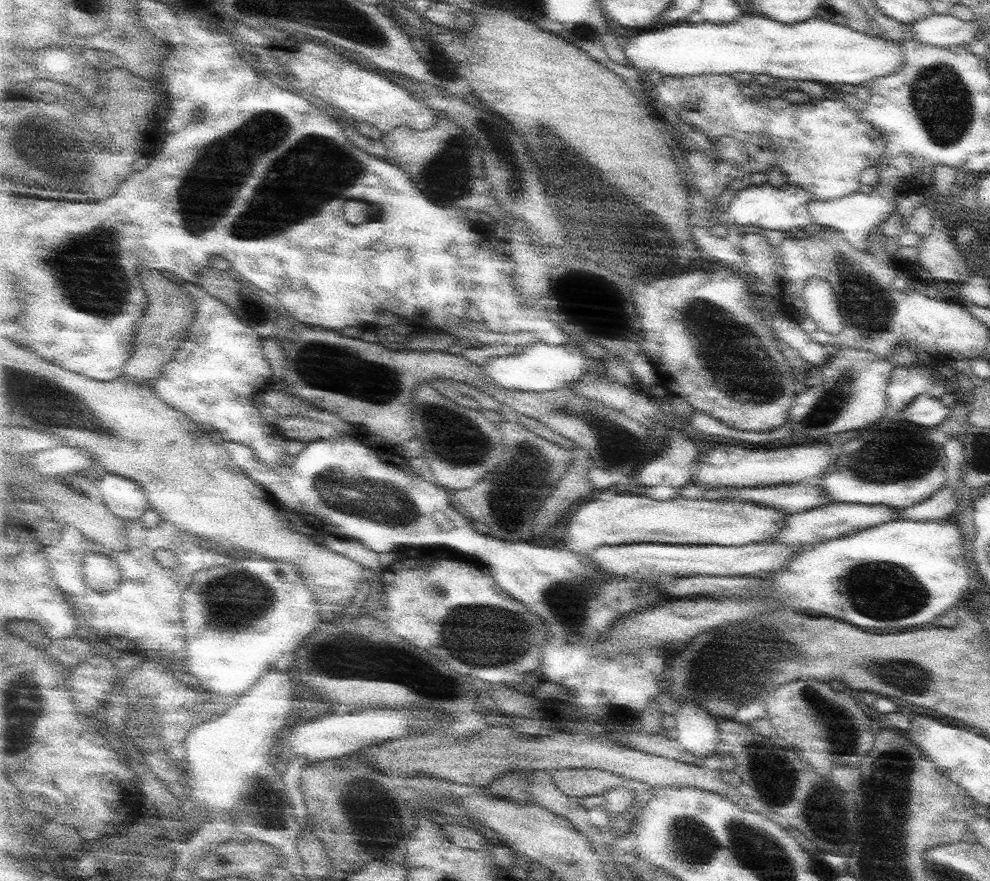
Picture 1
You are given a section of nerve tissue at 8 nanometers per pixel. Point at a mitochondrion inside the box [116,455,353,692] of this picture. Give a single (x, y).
(236, 592)

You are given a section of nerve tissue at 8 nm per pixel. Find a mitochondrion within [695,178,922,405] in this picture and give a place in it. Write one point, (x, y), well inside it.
(869, 310)

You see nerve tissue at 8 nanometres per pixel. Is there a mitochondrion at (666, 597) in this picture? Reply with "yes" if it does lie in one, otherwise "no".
no

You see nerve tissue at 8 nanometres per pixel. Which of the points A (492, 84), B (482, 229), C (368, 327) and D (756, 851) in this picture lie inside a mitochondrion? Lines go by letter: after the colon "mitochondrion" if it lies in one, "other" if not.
A: other
B: other
C: other
D: mitochondrion

